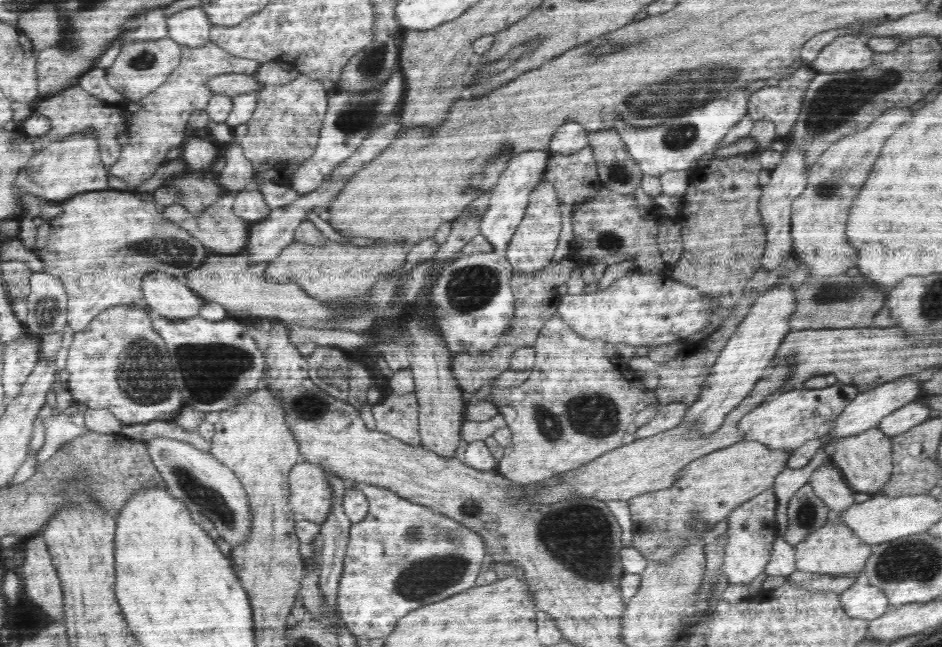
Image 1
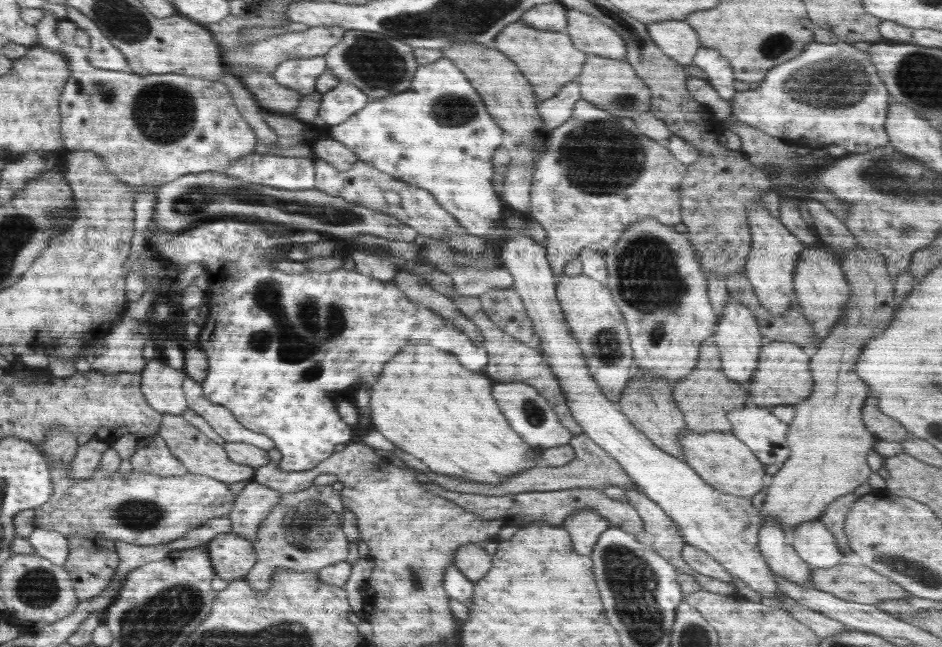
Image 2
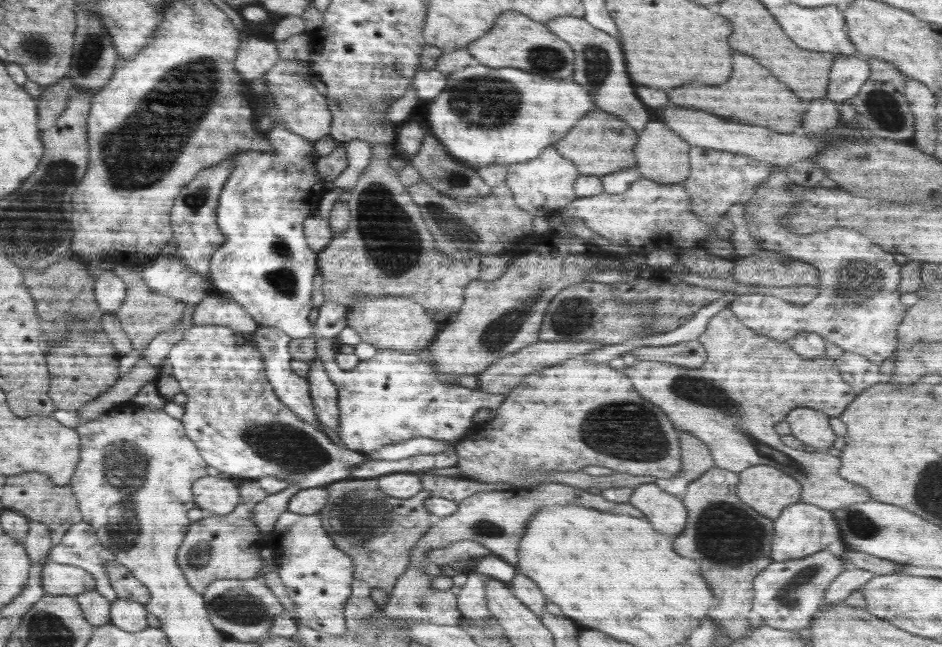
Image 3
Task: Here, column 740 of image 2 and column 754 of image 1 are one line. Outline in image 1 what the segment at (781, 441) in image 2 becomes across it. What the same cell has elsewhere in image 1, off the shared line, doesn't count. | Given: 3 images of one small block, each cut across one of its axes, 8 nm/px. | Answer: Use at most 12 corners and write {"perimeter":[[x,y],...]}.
{"perimeter":[[840,381],[772,393],[741,418],[743,440],[797,452],[857,398]]}

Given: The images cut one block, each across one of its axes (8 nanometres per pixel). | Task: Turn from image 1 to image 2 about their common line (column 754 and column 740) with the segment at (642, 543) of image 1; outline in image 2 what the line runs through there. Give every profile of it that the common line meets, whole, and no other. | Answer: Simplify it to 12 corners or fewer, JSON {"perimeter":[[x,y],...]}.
{"perimeter":[[733,433],[679,436],[706,484],[750,497],[765,464]]}

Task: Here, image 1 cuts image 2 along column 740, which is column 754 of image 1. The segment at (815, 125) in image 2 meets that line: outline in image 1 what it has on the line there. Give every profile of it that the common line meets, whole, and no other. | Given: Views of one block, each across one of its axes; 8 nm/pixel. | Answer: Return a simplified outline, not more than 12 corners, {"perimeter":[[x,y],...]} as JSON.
{"perimeter":[[797,69],[749,96],[747,115],[774,123],[787,140],[808,84],[817,75]]}

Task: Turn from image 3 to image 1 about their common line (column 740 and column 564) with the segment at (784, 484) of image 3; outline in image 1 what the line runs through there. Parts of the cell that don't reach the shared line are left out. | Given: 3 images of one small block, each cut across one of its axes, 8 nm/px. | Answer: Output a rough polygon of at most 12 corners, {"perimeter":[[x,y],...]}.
{"perimeter":[[774,366],[701,436],[679,424],[535,483],[533,504],[626,500],[667,489],[690,461],[743,440],[778,392]]}

